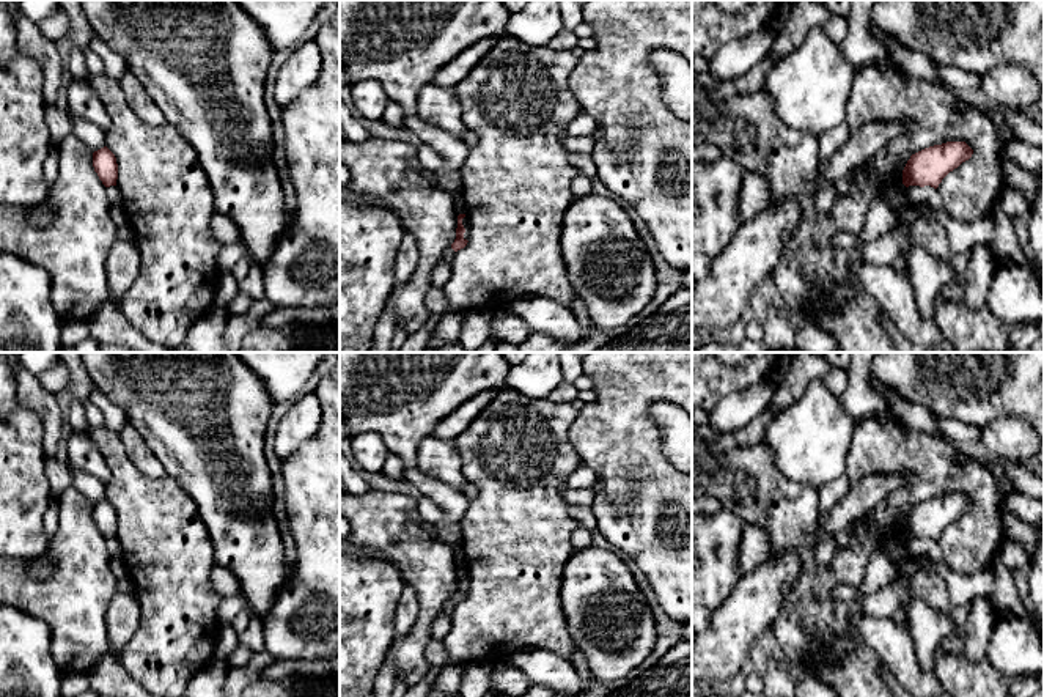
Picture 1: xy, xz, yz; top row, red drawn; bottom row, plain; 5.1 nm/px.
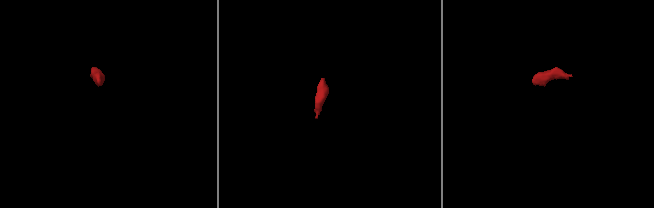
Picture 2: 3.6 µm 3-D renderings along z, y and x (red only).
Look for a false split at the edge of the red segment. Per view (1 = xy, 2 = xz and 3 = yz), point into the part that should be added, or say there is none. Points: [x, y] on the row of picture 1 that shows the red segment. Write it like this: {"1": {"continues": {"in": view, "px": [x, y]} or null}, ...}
{"1": {"continues": null}, "2": {"continues": null}, "3": {"continues": null}}

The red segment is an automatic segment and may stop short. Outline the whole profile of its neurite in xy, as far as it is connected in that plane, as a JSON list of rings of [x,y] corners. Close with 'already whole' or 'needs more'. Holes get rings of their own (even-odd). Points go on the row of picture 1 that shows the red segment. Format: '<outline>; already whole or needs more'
[[[107,146],[93,153],[93,167],[105,187],[116,186],[118,164],[115,154]]]; already whole

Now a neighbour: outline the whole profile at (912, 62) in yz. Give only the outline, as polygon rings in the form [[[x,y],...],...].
[[[877,31],[877,38],[882,42],[882,46],[888,50],[891,60],[909,76],[917,79],[925,79],[934,83],[939,83],[942,87],[947,87],[936,68],[931,58],[928,58],[925,53],[909,49],[902,42],[899,42],[896,38],[885,31]]]

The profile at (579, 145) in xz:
[[[566,137],[563,140],[563,148],[571,154],[571,153],[575,153],[575,154],[585,154],[585,153],[590,153],[591,148],[593,148],[593,137],[588,138],[588,137]]]

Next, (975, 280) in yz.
[[[975,244],[970,249],[970,261],[967,269],[958,275],[958,282],[964,289],[964,301],[972,310],[986,305],[989,286],[995,274],[995,255],[986,244]]]

